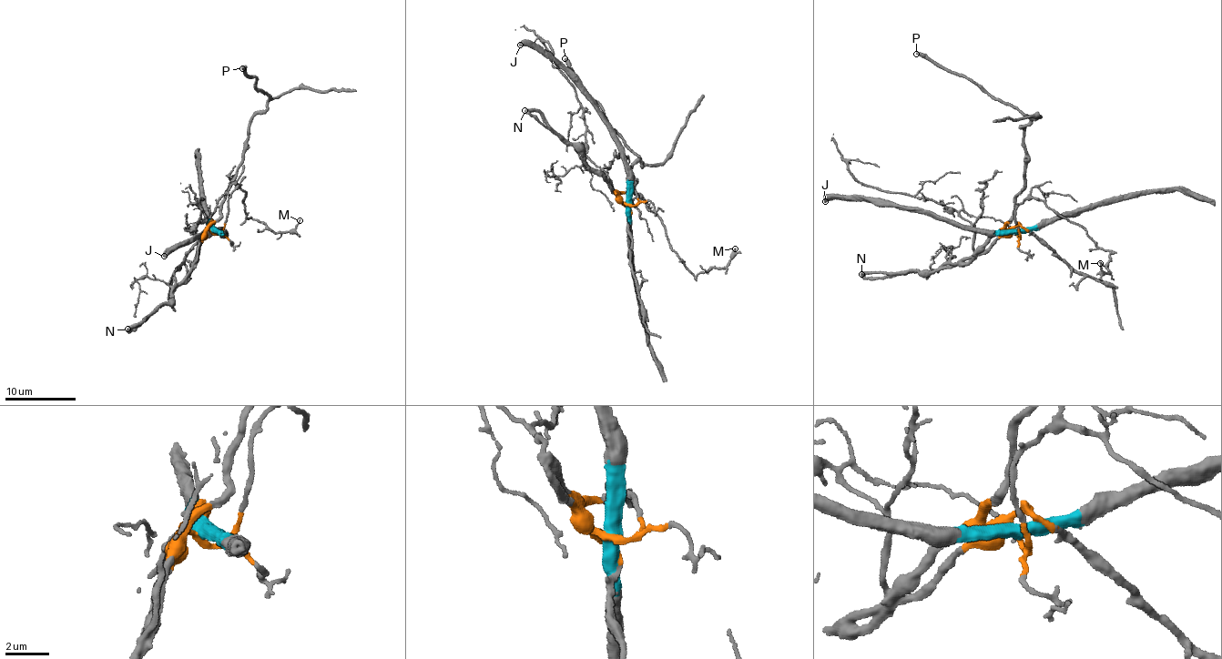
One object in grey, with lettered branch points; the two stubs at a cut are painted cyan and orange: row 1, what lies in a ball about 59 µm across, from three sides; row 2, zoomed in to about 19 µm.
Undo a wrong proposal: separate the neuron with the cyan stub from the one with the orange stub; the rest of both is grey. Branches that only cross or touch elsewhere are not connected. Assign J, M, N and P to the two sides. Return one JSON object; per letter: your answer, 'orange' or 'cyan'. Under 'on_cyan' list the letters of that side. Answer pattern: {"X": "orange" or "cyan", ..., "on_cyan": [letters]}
{"J": "cyan", "M": "orange", "N": "orange", "P": "orange", "on_cyan": ["J"]}

